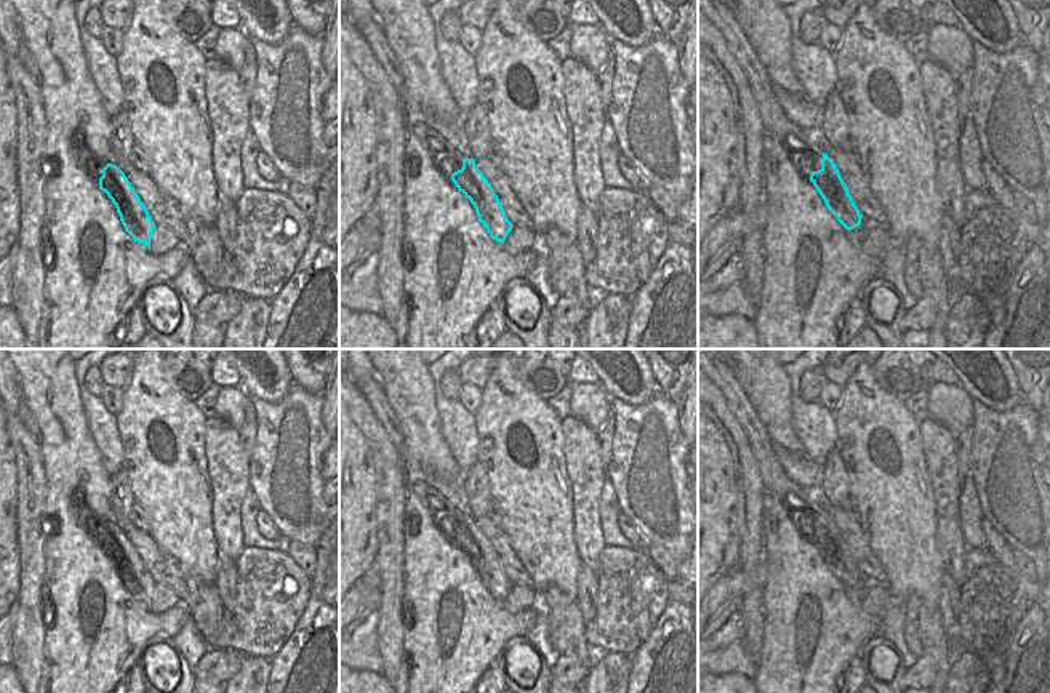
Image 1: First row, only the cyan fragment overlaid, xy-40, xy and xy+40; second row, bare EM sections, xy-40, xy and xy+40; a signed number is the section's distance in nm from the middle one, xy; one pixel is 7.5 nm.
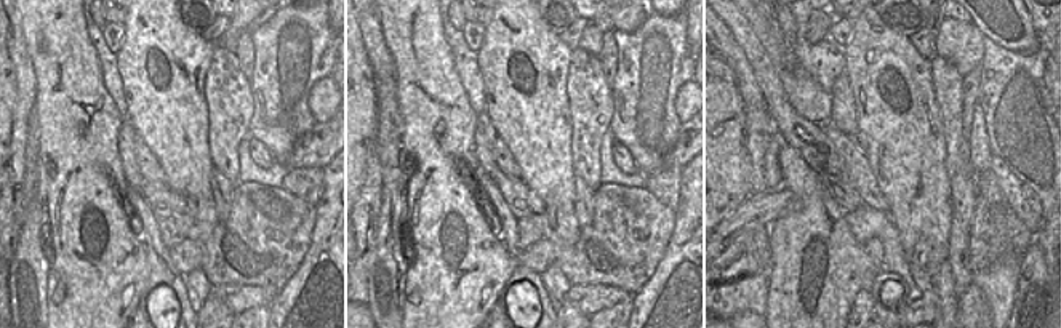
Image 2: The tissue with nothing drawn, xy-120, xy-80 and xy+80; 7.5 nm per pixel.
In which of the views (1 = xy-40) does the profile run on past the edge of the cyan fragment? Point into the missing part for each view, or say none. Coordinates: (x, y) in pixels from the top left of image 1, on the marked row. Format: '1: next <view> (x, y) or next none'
1: next none

